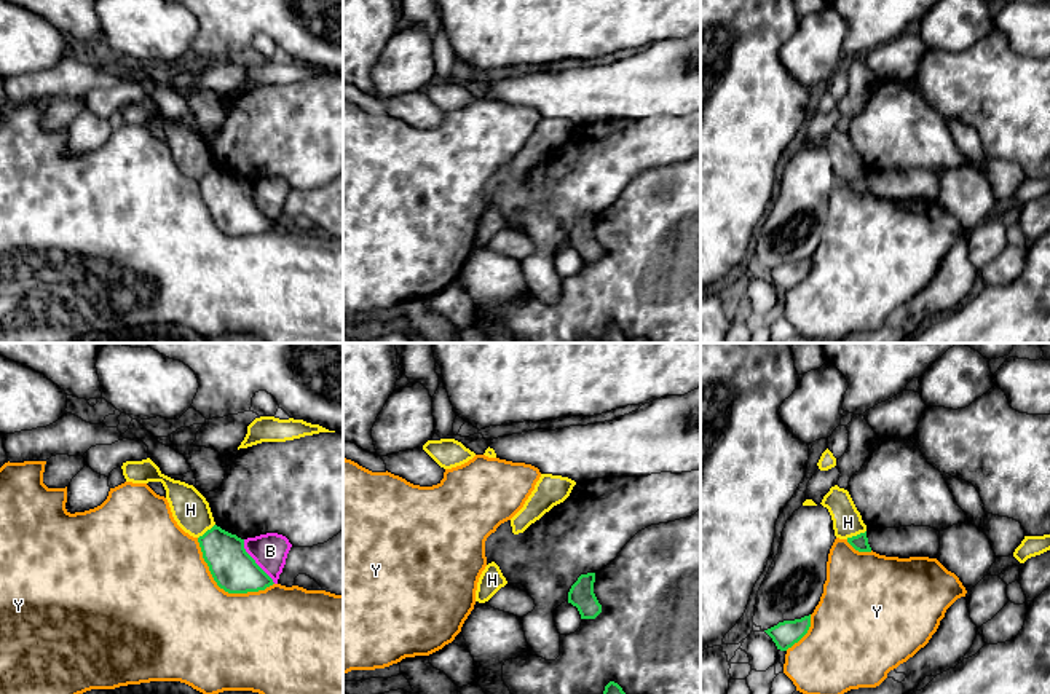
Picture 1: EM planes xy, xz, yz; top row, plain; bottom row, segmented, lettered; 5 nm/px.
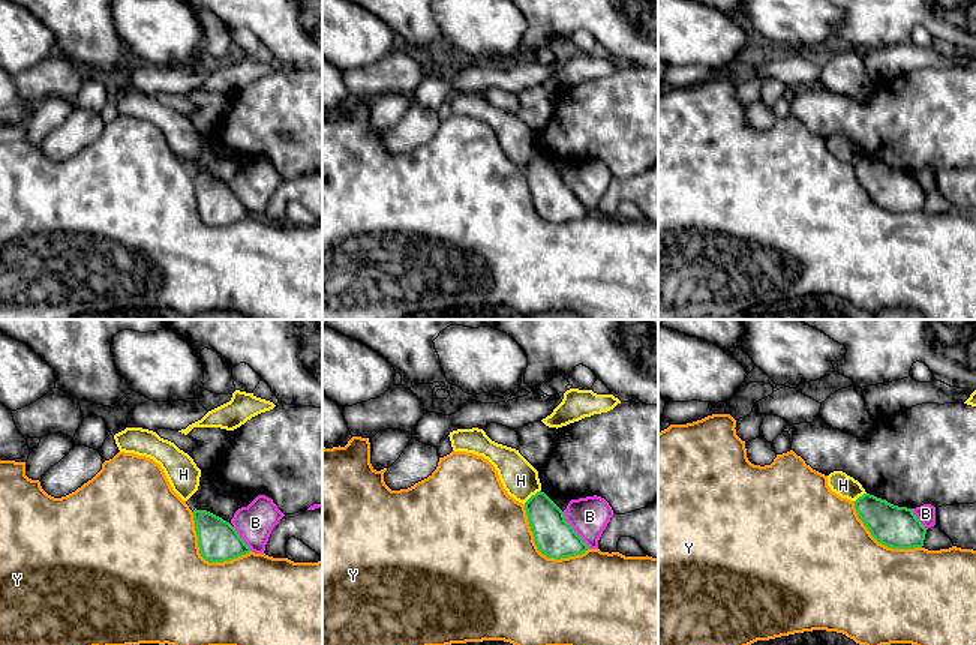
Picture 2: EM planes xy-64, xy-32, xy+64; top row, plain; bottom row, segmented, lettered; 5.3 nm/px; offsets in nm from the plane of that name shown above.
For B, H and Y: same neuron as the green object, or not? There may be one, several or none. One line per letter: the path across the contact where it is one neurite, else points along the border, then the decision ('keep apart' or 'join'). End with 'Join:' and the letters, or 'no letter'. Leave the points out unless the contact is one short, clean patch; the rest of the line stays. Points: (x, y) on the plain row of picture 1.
B: border along xy (243, 182), (244, 193), (275, 225); keep apart
H: keep apart
Y: keep apart
Join: no letter

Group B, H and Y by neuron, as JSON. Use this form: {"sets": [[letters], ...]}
{"sets": [["B"], ["H"], ["Y"]]}

